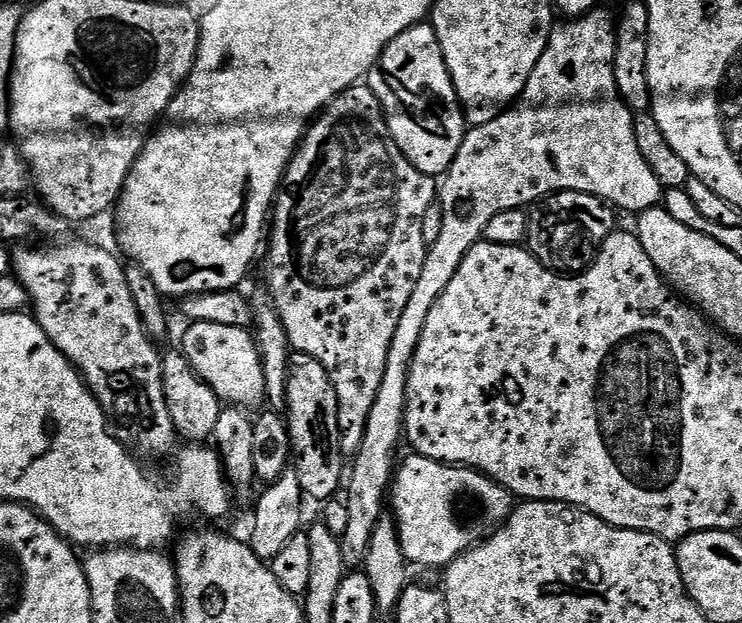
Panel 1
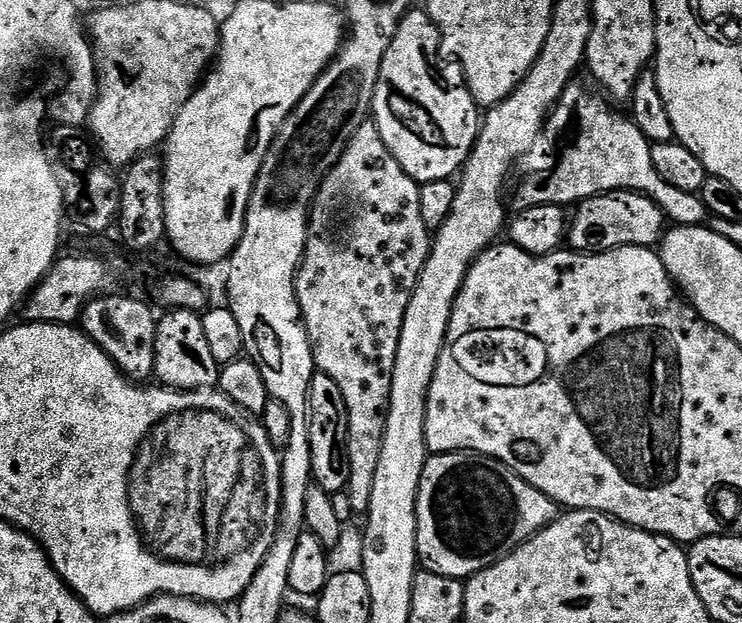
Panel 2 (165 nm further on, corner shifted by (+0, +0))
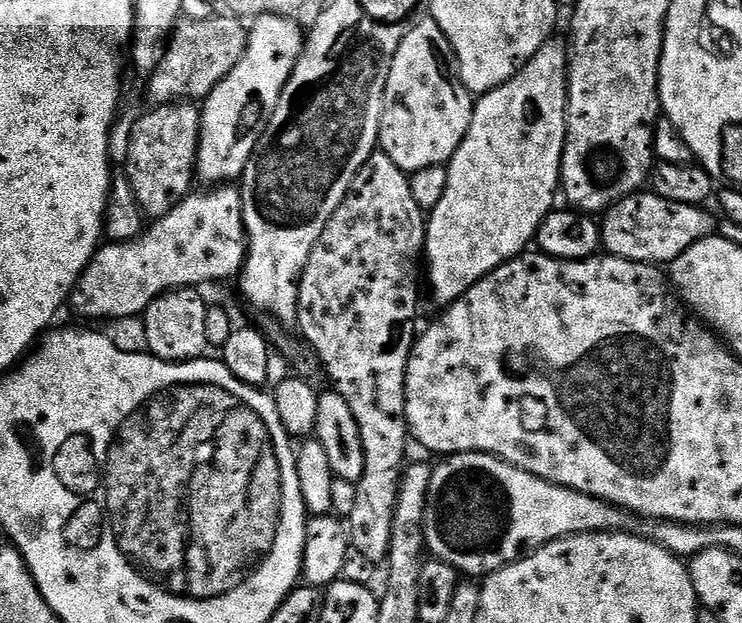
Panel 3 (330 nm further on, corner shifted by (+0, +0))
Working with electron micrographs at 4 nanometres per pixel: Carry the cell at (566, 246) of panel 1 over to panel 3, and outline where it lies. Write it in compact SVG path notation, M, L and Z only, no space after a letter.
M641 190L635 196L619 200L615 206L603 213L599 221L600 243L609 256L617 256L630 262L671 265L690 246L713 235L714 220L707 207L699 204L679 204L656 195L651 190Z

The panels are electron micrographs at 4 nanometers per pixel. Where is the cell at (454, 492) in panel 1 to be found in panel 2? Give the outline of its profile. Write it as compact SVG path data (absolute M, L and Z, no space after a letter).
M442 452L429 455L422 470L422 482L416 503L416 554L419 567L425 572L467 581L468 577L478 574L483 568L489 568L491 564L497 564L502 557L509 556L519 544L527 542L534 533L541 532L551 520L556 519L557 515L558 506L549 496L542 494L542 490L534 490L534 486L527 484L516 472L511 472L502 462L491 460L488 456L480 456L477 452Z

